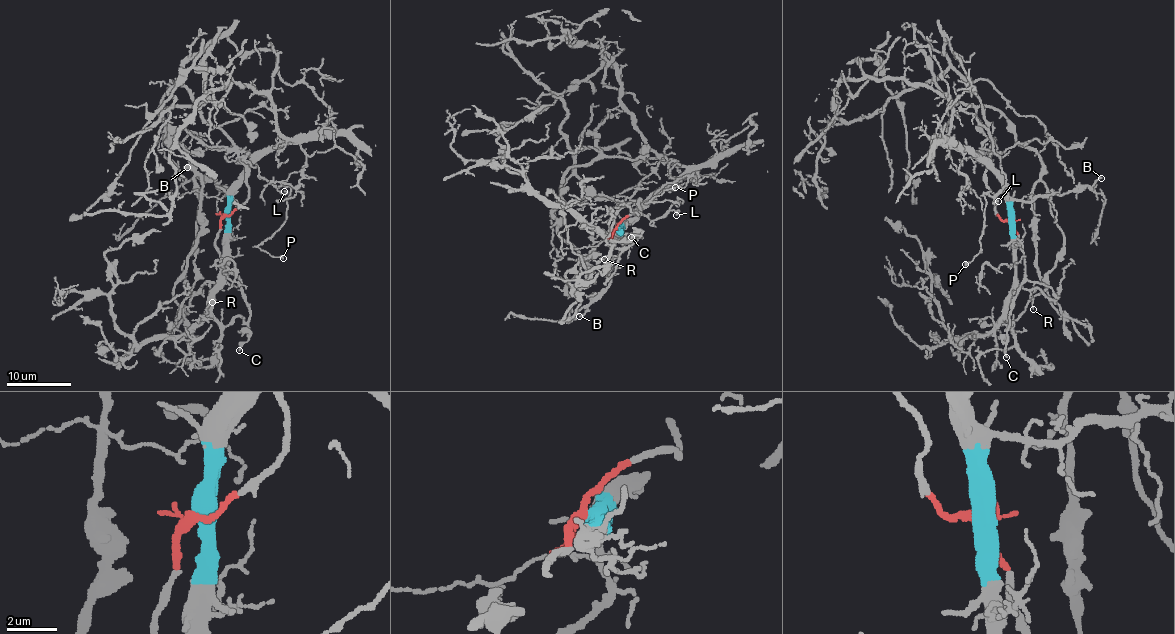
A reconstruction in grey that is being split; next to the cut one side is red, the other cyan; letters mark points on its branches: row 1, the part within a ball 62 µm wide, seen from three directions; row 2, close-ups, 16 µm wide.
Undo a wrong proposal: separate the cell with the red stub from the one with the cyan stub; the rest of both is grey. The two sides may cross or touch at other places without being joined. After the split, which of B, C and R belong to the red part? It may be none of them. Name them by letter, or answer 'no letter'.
C

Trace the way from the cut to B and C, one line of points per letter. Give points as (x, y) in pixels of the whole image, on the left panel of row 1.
B: (225, 214), (230, 192), (203, 180), (191, 167), (187, 167)
C: (225, 214), (216, 240), (217, 253), (240, 281), (250, 312), (248, 340), (238, 351)

